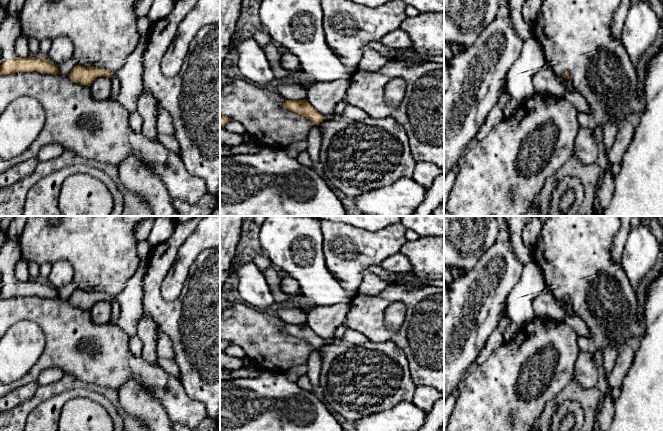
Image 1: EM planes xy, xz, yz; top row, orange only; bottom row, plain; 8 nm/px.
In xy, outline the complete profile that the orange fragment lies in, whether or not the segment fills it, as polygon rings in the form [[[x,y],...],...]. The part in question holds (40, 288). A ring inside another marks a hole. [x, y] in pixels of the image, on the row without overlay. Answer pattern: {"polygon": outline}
{"polygon": [[[16,281],[10,284],[3,284],[0,290],[0,300],[9,299],[16,296],[31,296],[37,295],[41,297],[59,298],[58,290],[46,284],[44,281]]]}

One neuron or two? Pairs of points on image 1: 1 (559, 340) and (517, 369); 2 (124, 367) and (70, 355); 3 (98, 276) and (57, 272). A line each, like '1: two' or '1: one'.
1: one
2: one
3: two

